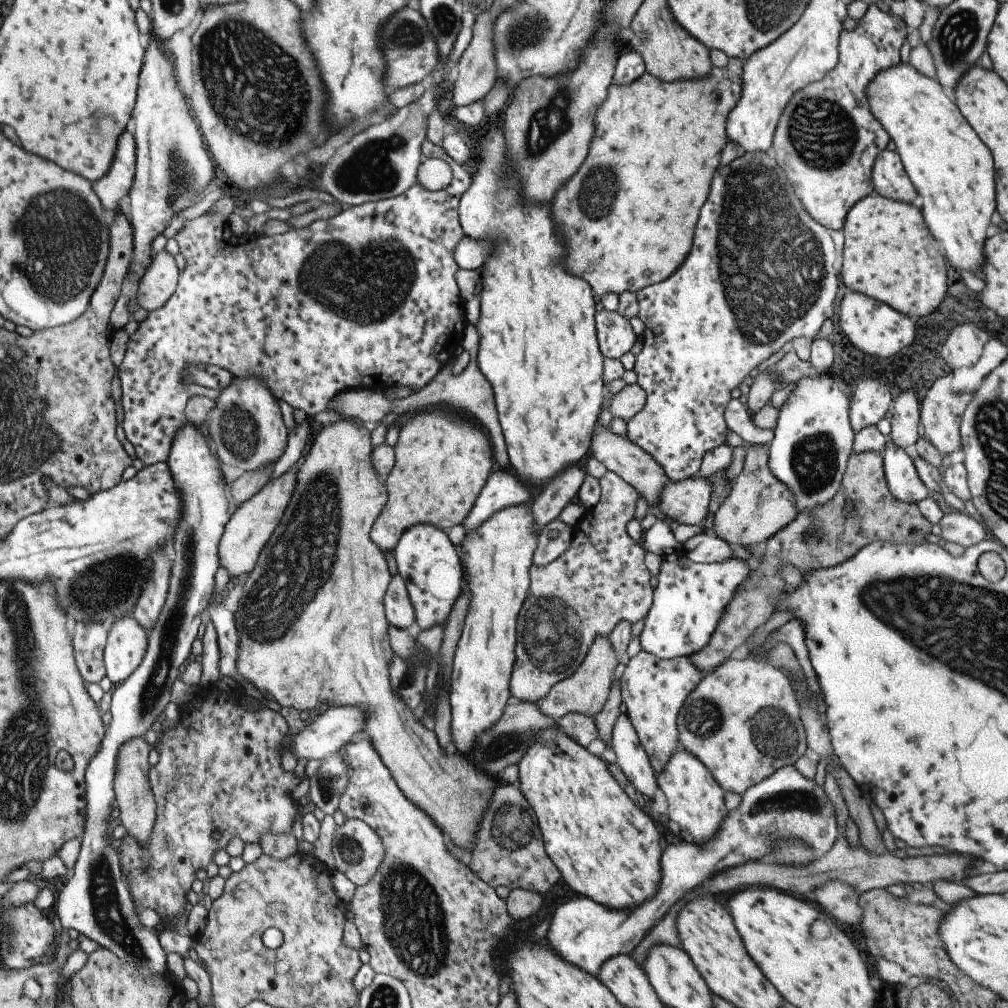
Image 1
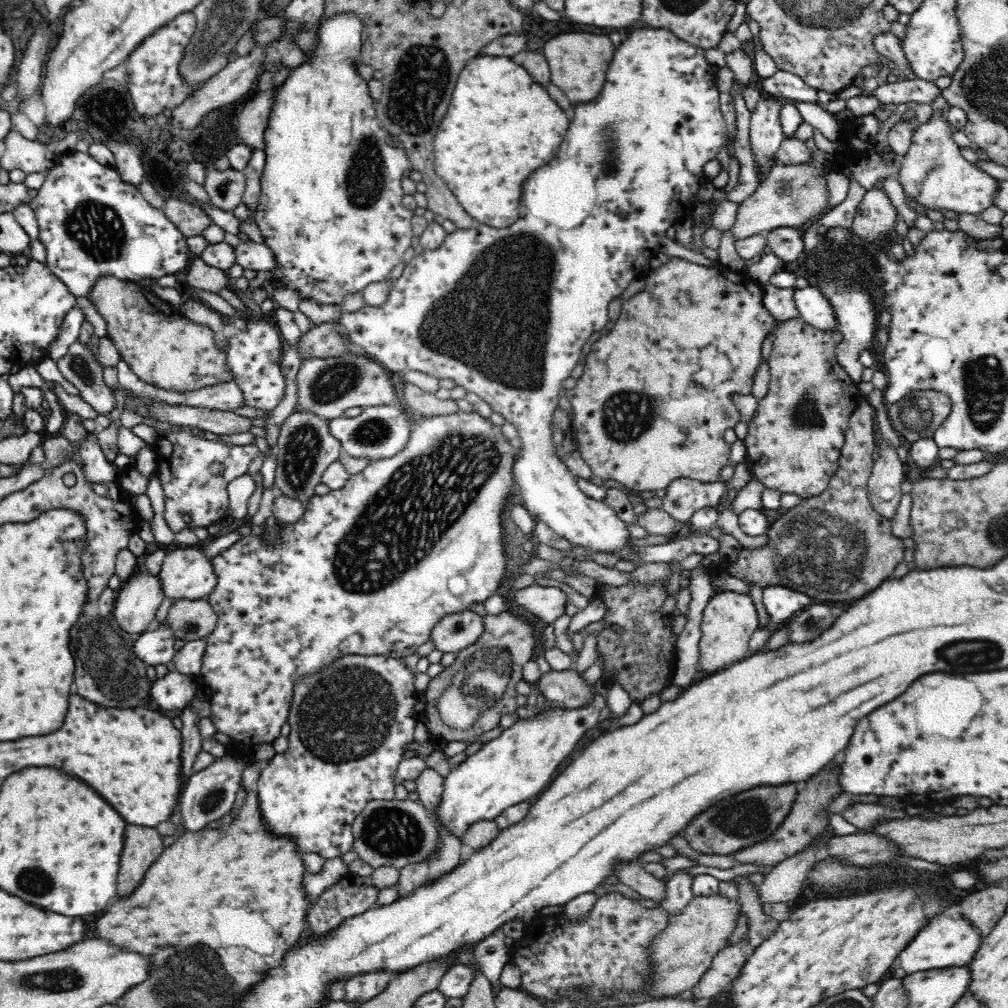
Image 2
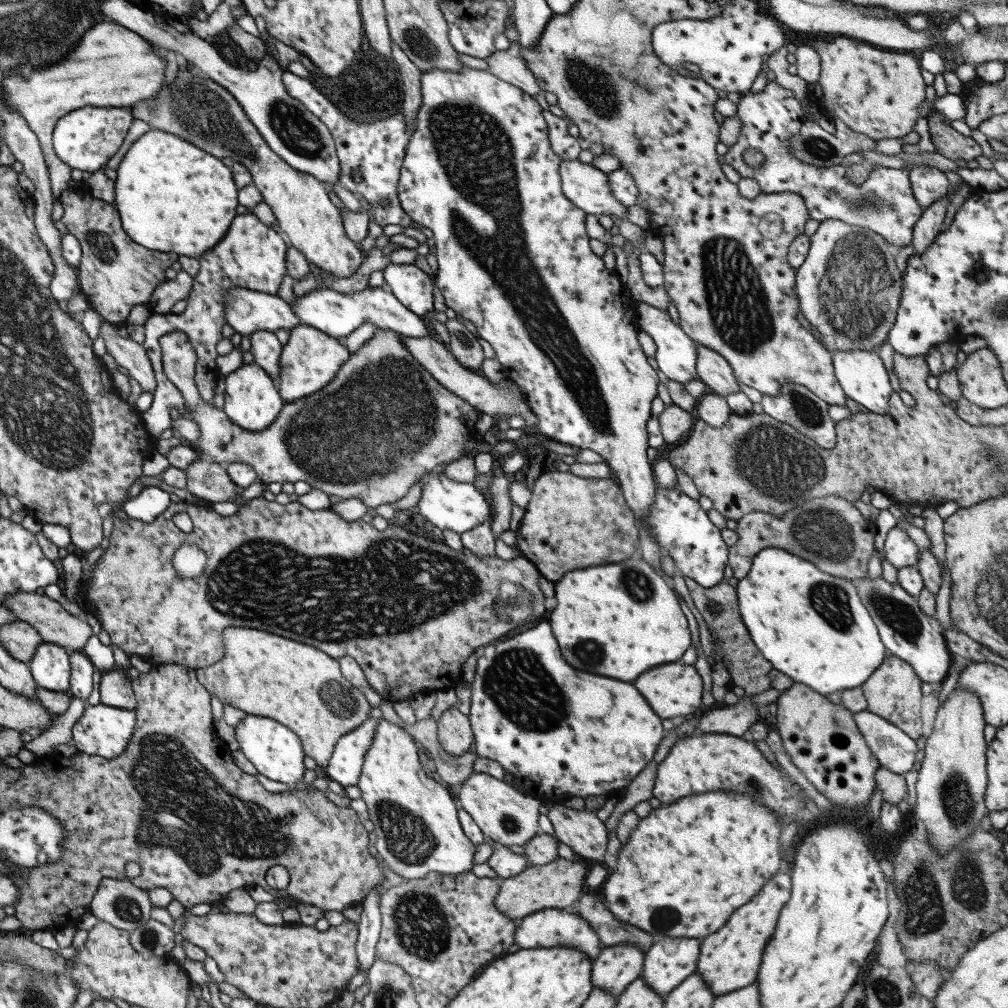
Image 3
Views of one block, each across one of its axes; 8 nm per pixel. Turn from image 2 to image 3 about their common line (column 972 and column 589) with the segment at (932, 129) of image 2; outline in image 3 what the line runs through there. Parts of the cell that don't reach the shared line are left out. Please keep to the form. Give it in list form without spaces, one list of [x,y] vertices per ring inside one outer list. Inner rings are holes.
[[[575,158],[563,160],[559,164],[559,176],[565,198],[571,200],[585,214],[607,214],[625,220],[627,206],[613,198],[609,190],[609,178],[605,172],[593,168],[591,164],[581,164]]]

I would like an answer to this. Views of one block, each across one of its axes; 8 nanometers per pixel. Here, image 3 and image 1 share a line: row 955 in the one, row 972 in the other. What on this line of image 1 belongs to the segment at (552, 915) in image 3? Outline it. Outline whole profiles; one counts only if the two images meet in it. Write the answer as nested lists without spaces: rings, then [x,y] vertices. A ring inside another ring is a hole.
[[[785,766],[761,784],[747,788],[747,792],[741,796],[741,804],[725,816],[721,832],[717,832],[707,846],[697,846],[683,840],[679,844],[667,844],[661,854],[661,888],[653,900],[647,900],[633,912],[609,912],[609,908],[603,908],[589,898],[569,900],[553,912],[541,944],[545,944],[545,948],[563,958],[567,964],[573,964],[575,968],[581,968],[581,972],[597,978],[607,960],[631,954],[655,926],[655,922],[659,922],[685,892],[695,890],[721,870],[753,860],[767,860],[773,840],[781,836],[803,840],[807,846],[815,848],[817,856],[827,854],[839,836],[833,806],[823,788],[817,788],[811,780],[803,778],[793,766]]]

